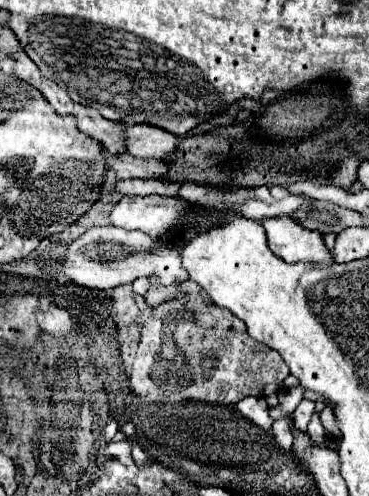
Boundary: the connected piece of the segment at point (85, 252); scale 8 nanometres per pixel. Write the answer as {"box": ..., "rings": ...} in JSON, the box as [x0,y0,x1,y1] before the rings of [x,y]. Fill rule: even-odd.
{"box":[62,226,188,288],"rings":[[[94,226],[88,228],[82,236],[70,242],[66,258],[62,260],[64,276],[84,288],[116,288],[120,284],[132,284],[140,276],[158,276],[162,284],[170,284],[178,278],[188,280],[186,270],[182,270],[182,264],[178,262],[178,250],[180,244],[170,244],[168,240],[156,240],[140,230],[126,230],[126,228],[114,228],[114,226]]]}

